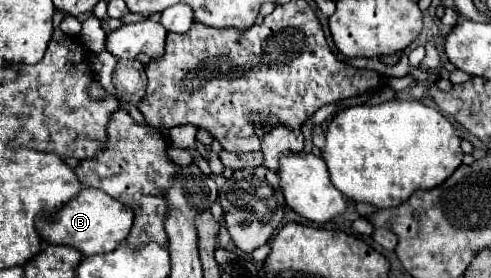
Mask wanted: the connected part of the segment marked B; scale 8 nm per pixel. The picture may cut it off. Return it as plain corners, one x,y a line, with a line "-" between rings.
86,187
70,203
66,203
66,207
62,207
62,211
58,211
52,219
44,219
42,223
38,223
38,231
44,241
70,245
82,251
82,255
90,257
114,251
128,237
132,221
134,211
130,207
124,207
120,201
116,201
100,189

